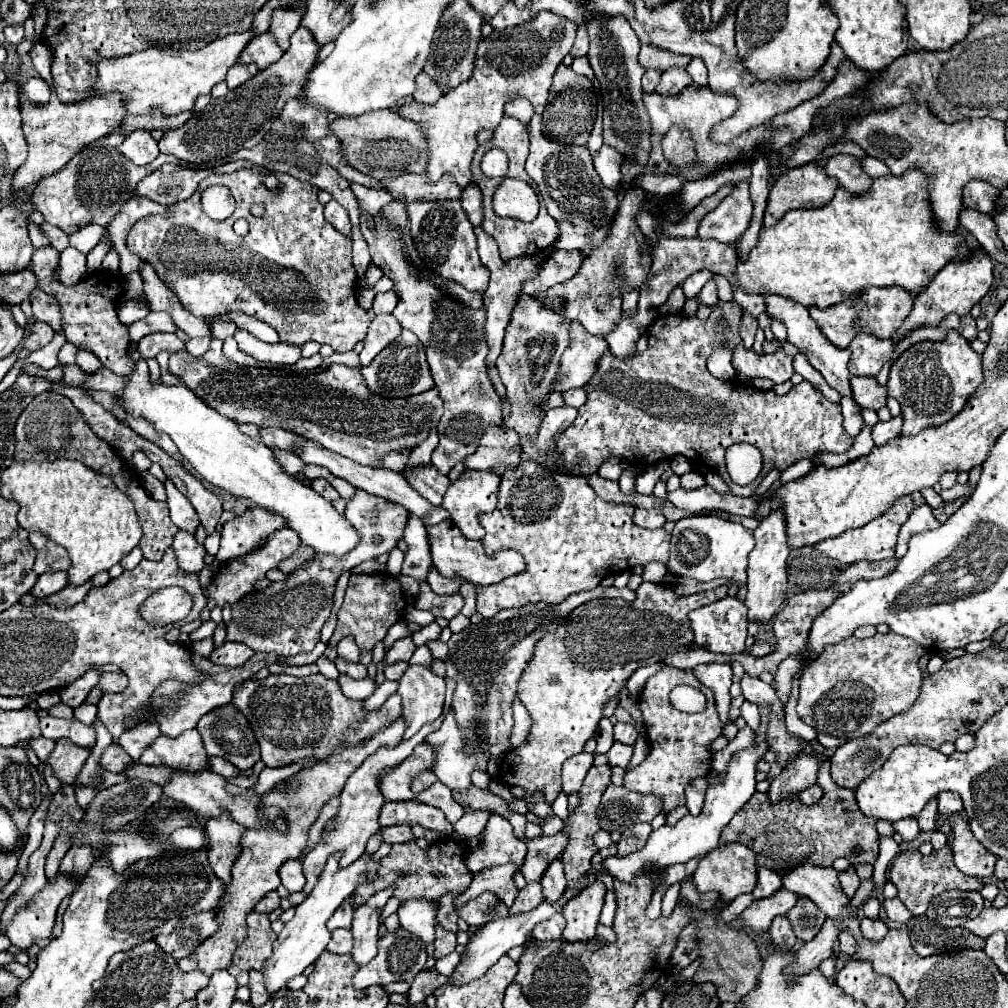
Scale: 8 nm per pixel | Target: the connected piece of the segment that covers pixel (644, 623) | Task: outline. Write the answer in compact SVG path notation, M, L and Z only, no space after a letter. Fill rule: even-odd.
M643 582L637 588L637 598L633 602L625 602L623 598L603 598L585 602L579 608L575 608L567 624L559 626L559 630L539 640L539 646L535 646L535 658L531 660L531 666L527 666L527 670L523 672L517 696L533 716L533 726L527 742L519 748L513 748L501 758L499 778L505 784L525 788L527 792L543 792L545 800L553 802L561 792L563 762L583 752L585 742L595 736L599 720L603 718L603 708L609 704L611 698L621 694L621 690L627 686L629 676L637 668L661 662L663 658L671 656L677 648L693 644L693 630L687 614L725 596L727 586L719 586L691 596L677 596L669 584Z

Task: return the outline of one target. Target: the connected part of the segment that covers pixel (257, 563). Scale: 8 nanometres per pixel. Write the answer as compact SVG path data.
M281 528L281 530L275 530L273 534L269 534L265 538L263 544L259 544L257 548L253 548L251 552L235 558L235 560L227 560L219 566L217 574L211 578L211 584L207 586L207 592L209 592L209 598L215 600L215 604L219 608L223 608L225 604L233 606L235 602L239 602L245 594L253 592L255 590L255 582L257 580L265 580L267 572L269 570L277 570L279 562L289 558L297 548L299 548L299 538L297 534L291 530L291 528Z

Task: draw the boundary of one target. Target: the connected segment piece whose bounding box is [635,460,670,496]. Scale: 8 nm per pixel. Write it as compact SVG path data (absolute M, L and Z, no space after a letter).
M667 460L657 462L657 464L651 464L649 470L643 472L643 474L637 478L637 484L635 484L637 492L639 492L639 494L645 494L645 496L651 496L655 482L659 481L661 474L663 474L665 470L669 470L669 468L670 462L667 462Z

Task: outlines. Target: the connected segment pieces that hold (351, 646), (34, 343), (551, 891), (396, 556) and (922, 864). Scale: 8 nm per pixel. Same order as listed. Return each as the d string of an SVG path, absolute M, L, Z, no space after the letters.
M347 638L343 644L339 644L337 646L337 652L339 652L339 656L343 658L343 660L347 660L347 662L359 662L359 656L361 656L361 650L355 646L355 642L351 640L351 638Z
M35 322L35 324L31 326L31 334L29 334L27 342L25 342L25 348L29 348L29 350L39 350L39 348L47 346L47 344L53 340L53 336L55 336L55 332L53 332L53 328L51 328L49 324L45 324L45 322Z
M557 858L549 864L547 872L543 874L541 878L541 884L543 884L543 894L545 894L545 900L547 902L555 902L563 890L567 888L567 880L565 880L565 872L563 872L563 860Z
M393 548L391 554L389 554L389 560L387 560L387 574L399 574L401 570L401 564L403 564L403 552L399 548Z
M945 846L941 850L935 850L931 856L923 856L919 850L909 848L903 850L901 854L897 854L893 866L891 866L891 882L897 886L899 894L897 898L907 906L907 910L913 916L921 916L927 912L927 908L931 906L931 900L937 894L949 892L949 890L981 890L985 886L985 880L979 876L969 876L963 874L955 862L953 862L953 854L951 850Z

